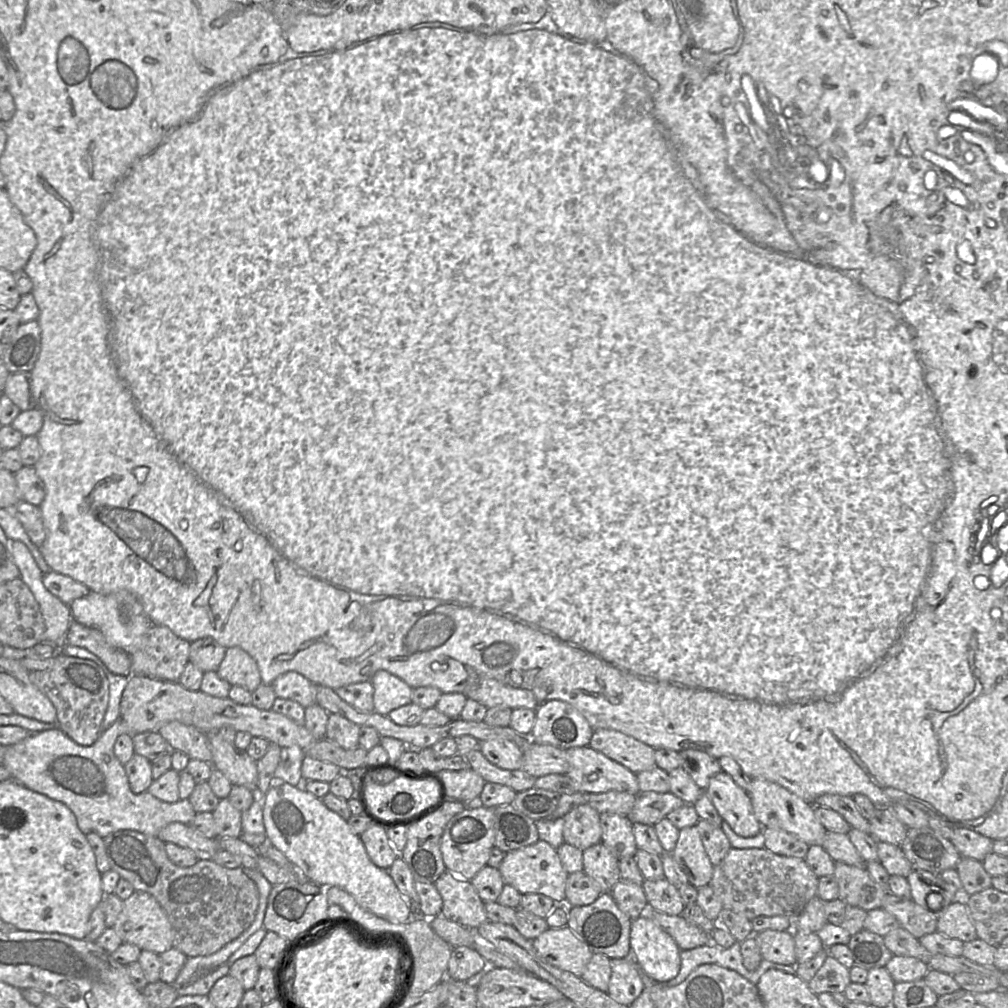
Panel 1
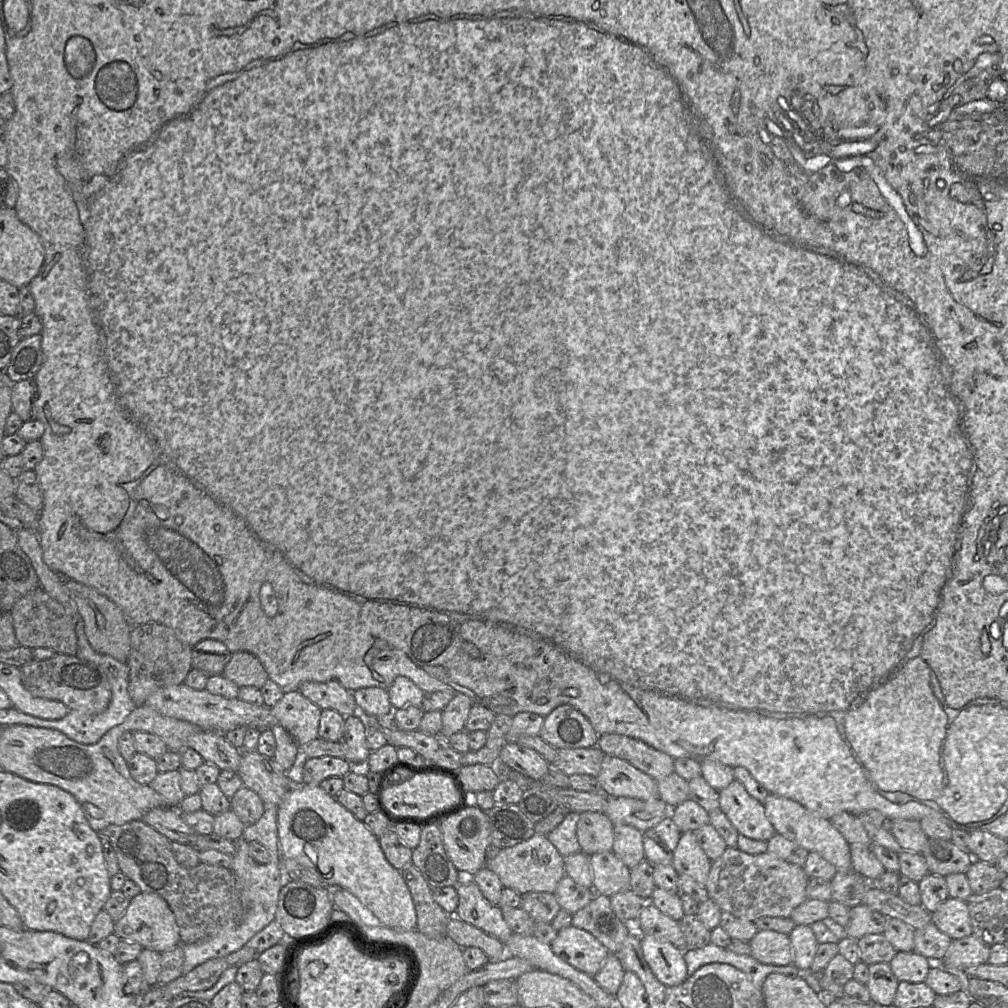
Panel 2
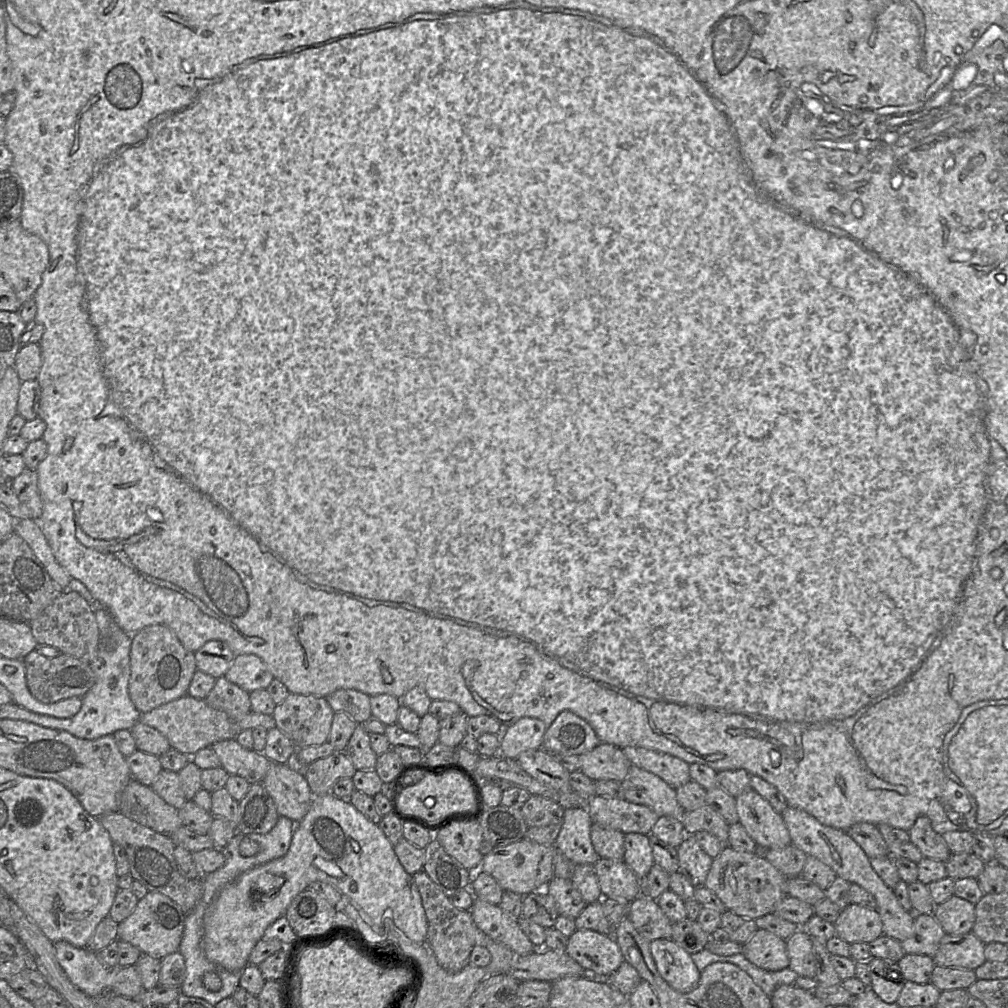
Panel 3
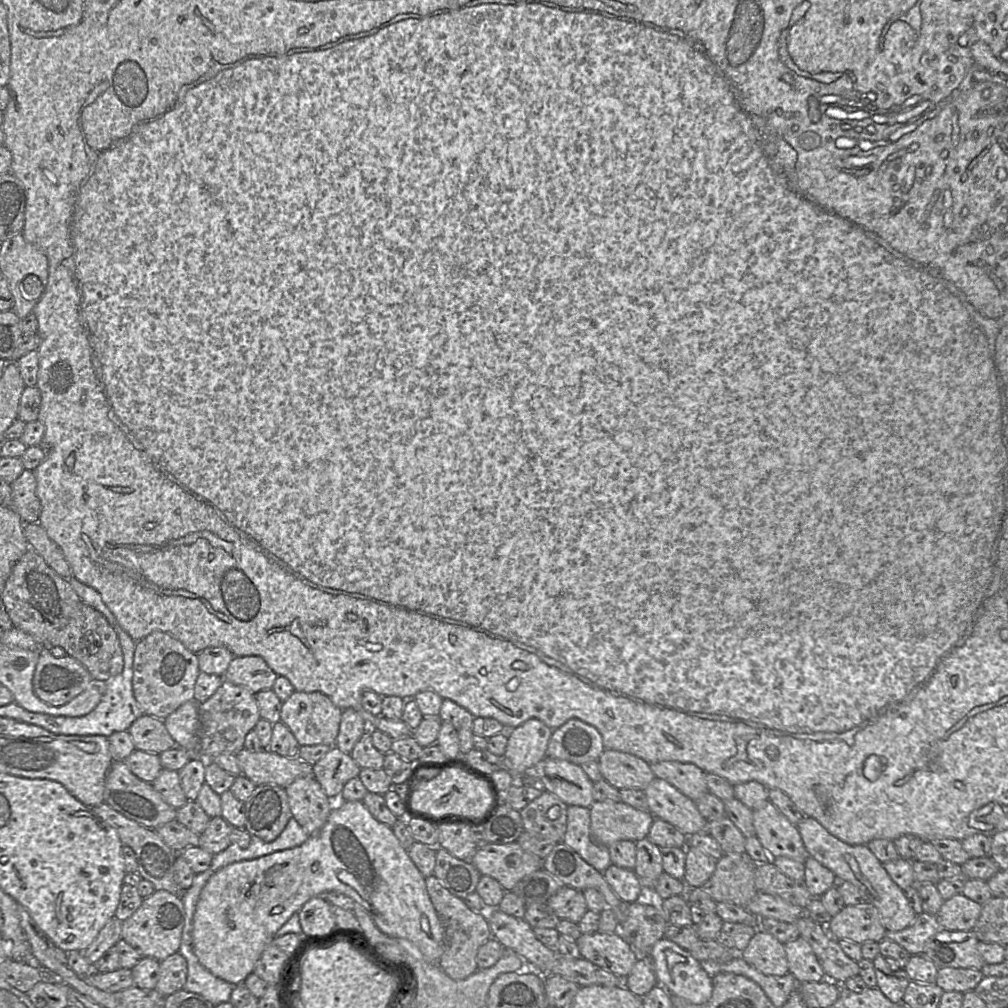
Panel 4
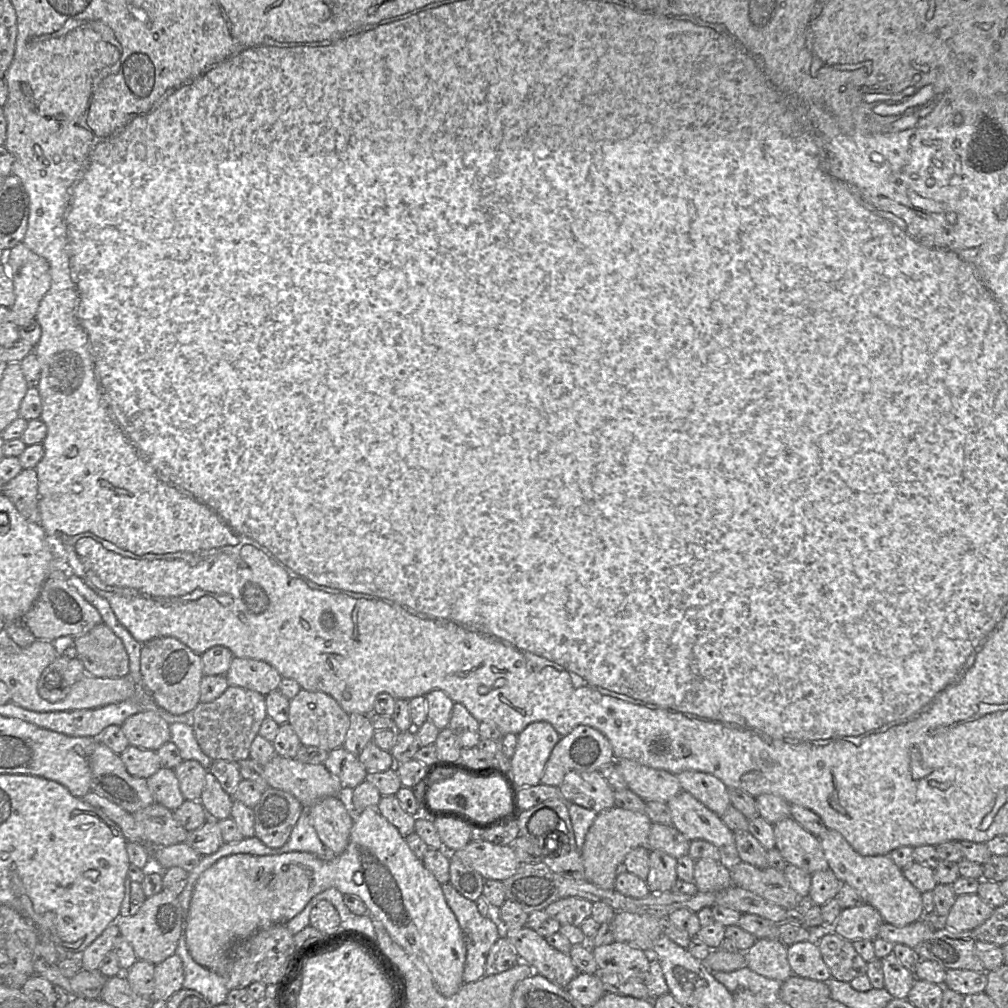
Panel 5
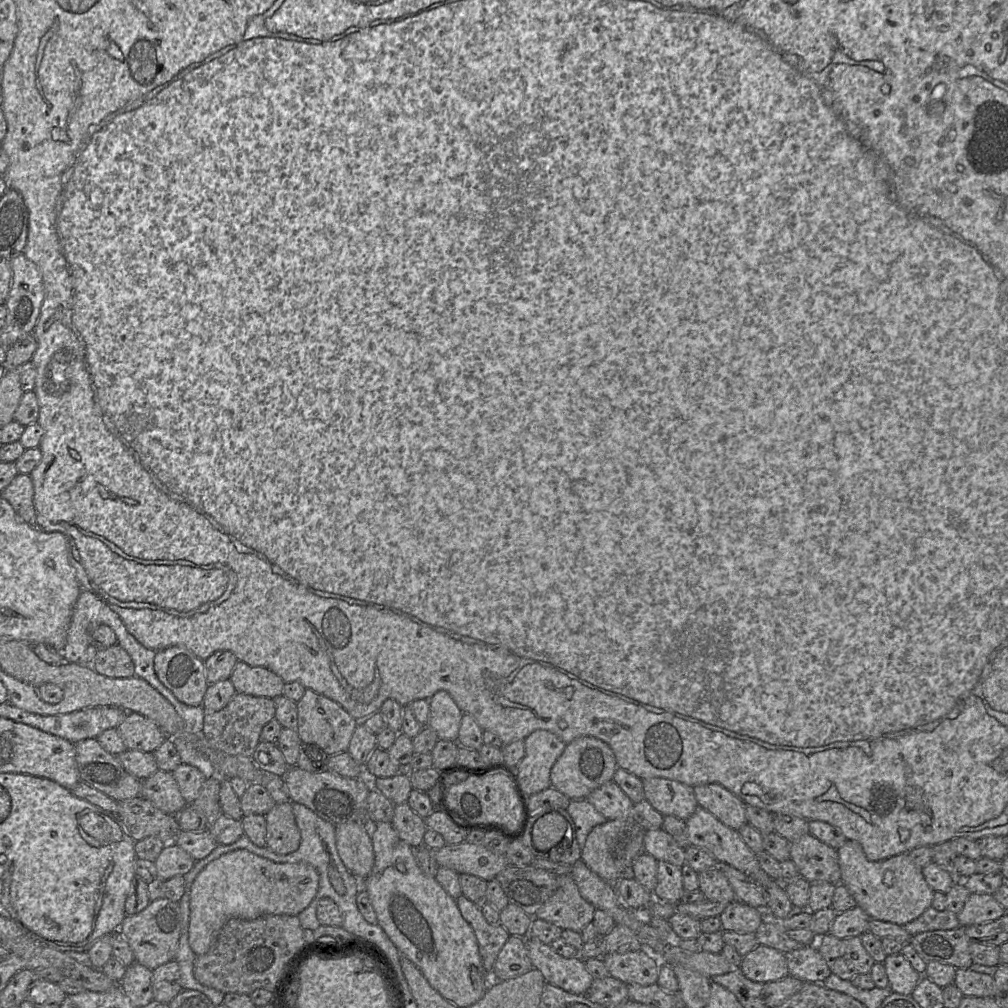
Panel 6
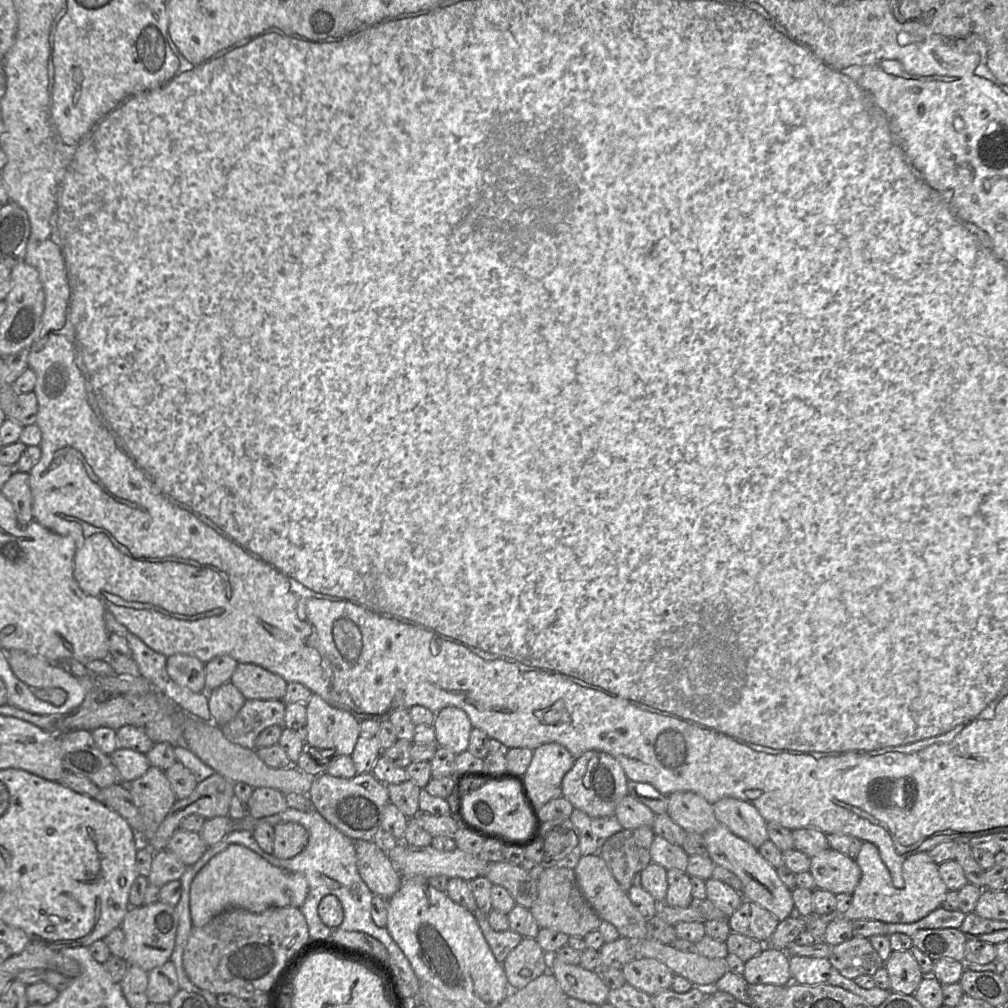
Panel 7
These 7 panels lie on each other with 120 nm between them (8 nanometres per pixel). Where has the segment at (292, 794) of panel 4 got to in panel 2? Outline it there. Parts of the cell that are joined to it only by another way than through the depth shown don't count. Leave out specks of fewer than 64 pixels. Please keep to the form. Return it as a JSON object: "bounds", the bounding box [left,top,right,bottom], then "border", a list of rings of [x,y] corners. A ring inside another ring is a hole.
{"bounds":[237,749,298,806],"border":[[[241,749],[241,751],[241,763],[237,774],[241,778],[244,786],[253,790],[259,795],[261,800],[264,802],[264,805],[279,806],[279,804],[283,801],[284,797],[289,792],[289,790],[293,788],[293,786],[298,786],[290,783],[289,779],[286,776],[287,771],[282,770],[282,768],[273,760],[273,758],[268,758],[264,755],[261,755],[256,750],[247,751],[245,749]]]}

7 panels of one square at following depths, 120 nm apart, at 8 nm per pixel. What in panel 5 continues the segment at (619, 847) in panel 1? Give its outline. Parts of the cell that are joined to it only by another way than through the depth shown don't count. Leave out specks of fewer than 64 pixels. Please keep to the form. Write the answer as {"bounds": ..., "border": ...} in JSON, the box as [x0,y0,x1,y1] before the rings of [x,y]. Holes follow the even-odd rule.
{"bounds":[645,850,677,893],"border":[[[651,850],[650,870],[645,880],[650,893],[671,892],[677,877],[677,859],[661,850]]]}

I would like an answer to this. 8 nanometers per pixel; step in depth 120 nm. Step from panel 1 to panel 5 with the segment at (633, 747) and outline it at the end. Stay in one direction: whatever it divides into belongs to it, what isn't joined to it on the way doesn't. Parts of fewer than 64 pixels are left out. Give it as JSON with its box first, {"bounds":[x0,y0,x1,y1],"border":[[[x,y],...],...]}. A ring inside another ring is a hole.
{"bounds":[675,770,730,817],"border":[[[694,770],[682,771],[675,775],[681,791],[690,793],[719,817],[730,807],[728,787],[714,775]]]}

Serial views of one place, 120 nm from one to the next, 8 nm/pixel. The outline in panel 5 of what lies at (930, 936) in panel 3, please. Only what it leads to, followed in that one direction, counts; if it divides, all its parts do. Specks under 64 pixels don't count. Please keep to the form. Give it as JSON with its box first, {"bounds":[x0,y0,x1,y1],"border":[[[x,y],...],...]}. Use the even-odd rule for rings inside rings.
{"bounds":[878,919,935,949],"border":[[[920,919],[904,927],[883,923],[880,926],[878,937],[893,944],[904,944],[915,949],[921,942],[929,938],[935,930],[926,919]]]}

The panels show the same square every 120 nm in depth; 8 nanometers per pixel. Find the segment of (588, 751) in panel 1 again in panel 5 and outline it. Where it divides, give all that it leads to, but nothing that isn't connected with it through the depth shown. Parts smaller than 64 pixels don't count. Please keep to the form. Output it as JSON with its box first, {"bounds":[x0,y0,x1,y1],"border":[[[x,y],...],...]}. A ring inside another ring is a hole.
{"bounds":[667,791,737,861],"border":[[[680,791],[667,801],[672,825],[690,841],[701,839],[715,845],[726,861],[737,861],[734,833],[721,817],[690,793]]]}

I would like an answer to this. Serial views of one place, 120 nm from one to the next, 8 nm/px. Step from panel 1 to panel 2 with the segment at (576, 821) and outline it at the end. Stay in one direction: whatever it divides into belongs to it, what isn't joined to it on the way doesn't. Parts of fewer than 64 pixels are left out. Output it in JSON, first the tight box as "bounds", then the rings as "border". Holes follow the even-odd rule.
{"bounds":[576,812,614,856],"border":[[[603,812],[580,813],[576,834],[581,851],[589,856],[613,850],[614,824]]]}

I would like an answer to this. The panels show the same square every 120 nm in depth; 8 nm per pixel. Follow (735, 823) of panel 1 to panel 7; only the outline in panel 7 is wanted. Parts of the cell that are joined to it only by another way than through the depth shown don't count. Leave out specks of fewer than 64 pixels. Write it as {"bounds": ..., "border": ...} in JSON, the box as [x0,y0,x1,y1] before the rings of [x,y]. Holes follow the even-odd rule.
{"bounds":[809,848,861,895],"border":[[[831,848],[810,858],[809,872],[817,888],[835,895],[854,892],[861,878],[861,871],[855,859]]]}

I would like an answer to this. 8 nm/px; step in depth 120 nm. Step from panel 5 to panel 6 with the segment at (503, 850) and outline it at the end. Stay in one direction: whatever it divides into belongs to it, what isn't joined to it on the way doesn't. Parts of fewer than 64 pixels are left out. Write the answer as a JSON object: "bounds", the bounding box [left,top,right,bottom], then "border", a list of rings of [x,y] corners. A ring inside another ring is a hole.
{"bounds":[432,842,509,881],"border":[[[462,842],[446,844],[432,850],[438,866],[454,870],[458,874],[471,874],[491,881],[509,864],[506,854],[498,854],[481,843]]]}

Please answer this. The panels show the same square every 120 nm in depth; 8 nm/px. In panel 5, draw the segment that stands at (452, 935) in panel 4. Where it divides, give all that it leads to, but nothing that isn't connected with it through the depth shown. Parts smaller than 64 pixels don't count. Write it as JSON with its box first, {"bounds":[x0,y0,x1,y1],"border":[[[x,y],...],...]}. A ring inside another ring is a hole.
{"bounds":[442,884,503,982],"border":[[[443,884],[442,891],[465,940],[463,981],[475,982],[485,976],[487,955],[492,945],[503,935],[503,927],[497,921],[482,916],[476,903],[461,895],[451,884]]]}

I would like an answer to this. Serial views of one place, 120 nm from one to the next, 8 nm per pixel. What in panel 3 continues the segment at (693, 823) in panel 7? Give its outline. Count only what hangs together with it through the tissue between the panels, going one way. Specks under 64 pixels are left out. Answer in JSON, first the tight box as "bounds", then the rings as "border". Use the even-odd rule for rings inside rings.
{"bounds":[579,742,632,782],"border":[[[602,742],[593,750],[579,757],[580,771],[593,781],[614,780],[621,782],[632,766],[621,748]]]}

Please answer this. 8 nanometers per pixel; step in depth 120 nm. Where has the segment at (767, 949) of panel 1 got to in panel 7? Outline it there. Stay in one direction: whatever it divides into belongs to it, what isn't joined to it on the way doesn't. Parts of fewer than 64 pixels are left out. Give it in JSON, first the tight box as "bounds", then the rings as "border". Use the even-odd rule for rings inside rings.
{"bounds":[743,945,792,986],"border":[[[767,945],[745,962],[743,976],[749,985],[787,986],[792,983],[789,957],[785,950]]]}

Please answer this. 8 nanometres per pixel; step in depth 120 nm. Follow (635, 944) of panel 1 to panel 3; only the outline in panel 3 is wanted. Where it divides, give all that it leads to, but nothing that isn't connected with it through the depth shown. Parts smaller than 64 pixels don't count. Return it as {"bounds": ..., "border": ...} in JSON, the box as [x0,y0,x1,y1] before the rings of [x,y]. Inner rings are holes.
{"bounds":[649,938,701,992],"border":[[[671,938],[653,940],[649,947],[659,974],[672,988],[690,992],[697,987],[701,972],[690,953]]]}

